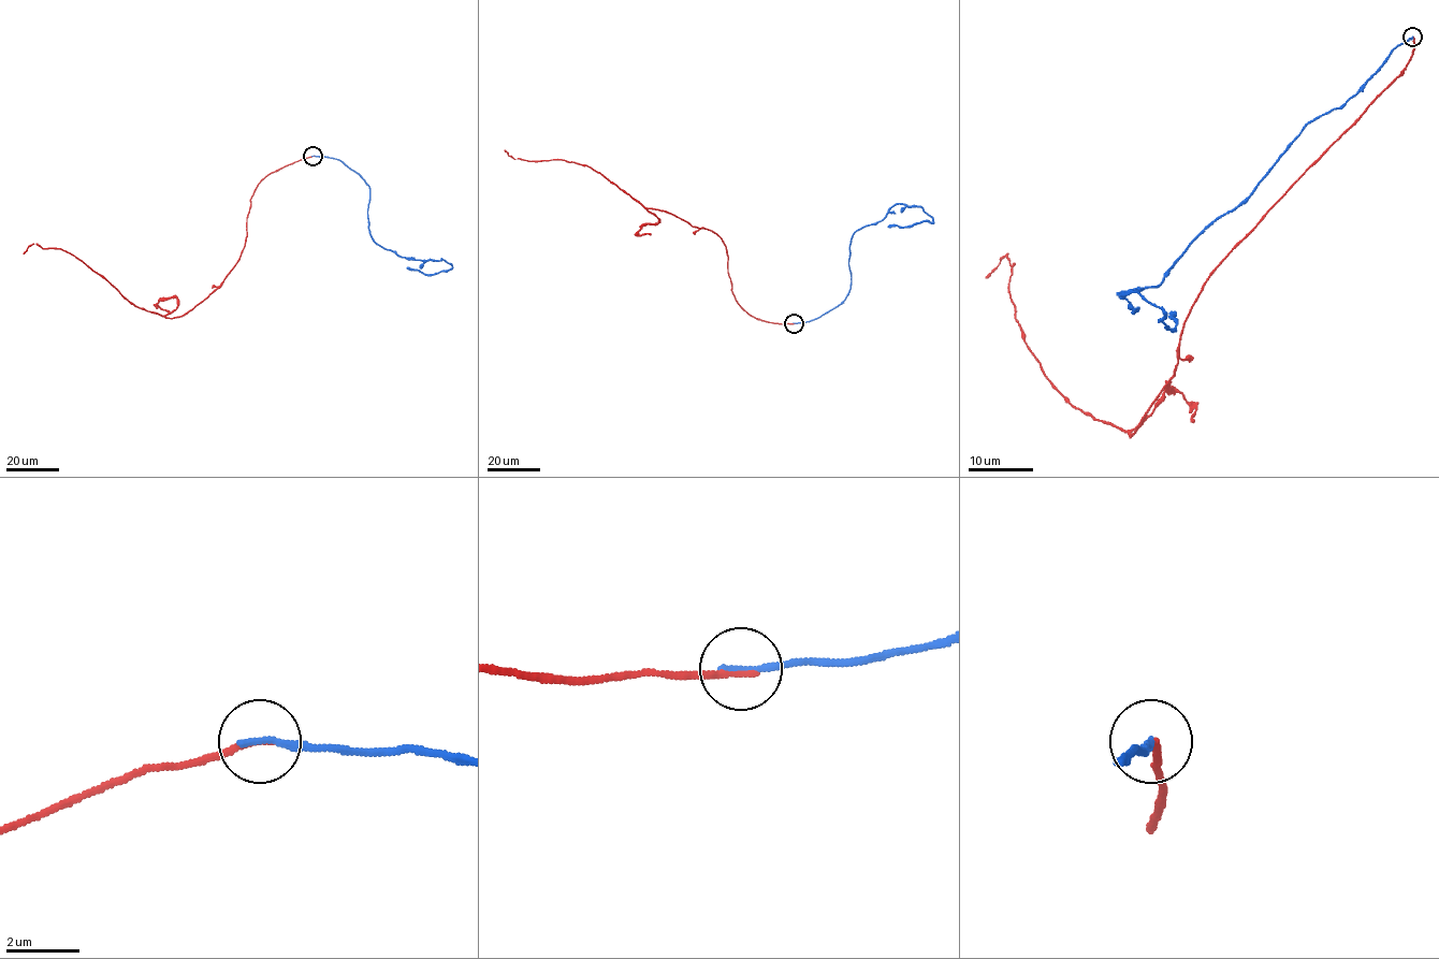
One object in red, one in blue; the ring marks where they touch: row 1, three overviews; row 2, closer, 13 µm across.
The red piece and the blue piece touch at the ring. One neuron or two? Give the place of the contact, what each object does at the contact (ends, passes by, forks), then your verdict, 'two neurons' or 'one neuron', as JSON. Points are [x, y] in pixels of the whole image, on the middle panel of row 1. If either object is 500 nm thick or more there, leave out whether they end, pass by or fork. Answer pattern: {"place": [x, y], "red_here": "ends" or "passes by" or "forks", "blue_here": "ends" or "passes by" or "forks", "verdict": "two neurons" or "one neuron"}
{"place": [794, 323], "red_here": "ends", "blue_here": "ends", "verdict": "two neurons"}

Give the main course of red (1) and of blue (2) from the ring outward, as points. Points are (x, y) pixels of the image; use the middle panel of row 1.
1: (795, 323), (757, 319), (740, 305), (727, 251), (712, 231), (647, 208), (589, 166), (513, 159), (505, 149)
2: (795, 323), (819, 317), (847, 294), (857, 230), (898, 204), (920, 206), (933, 221), (887, 227)

